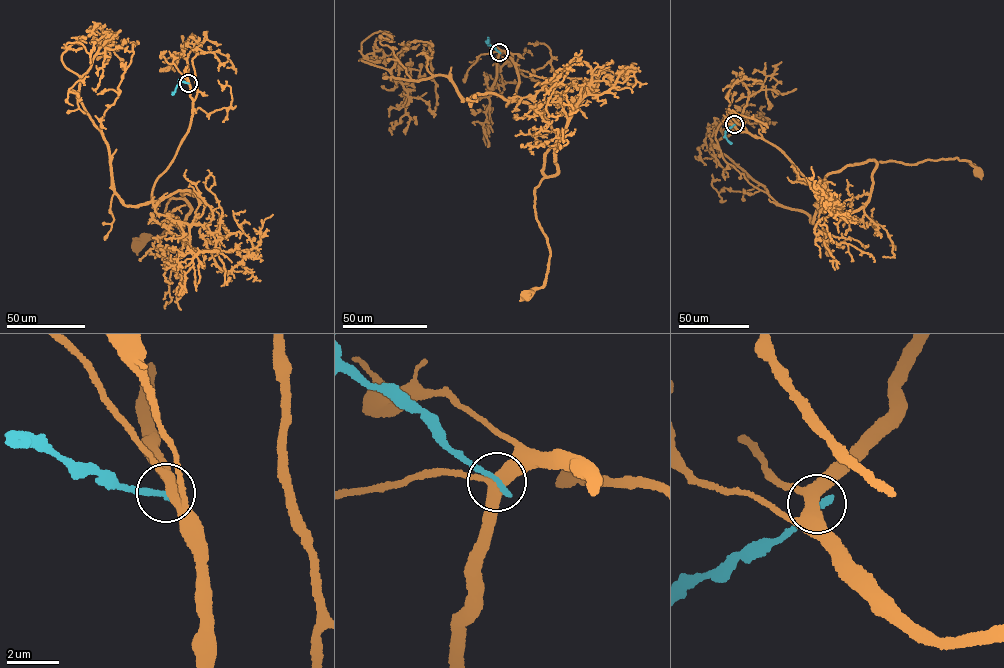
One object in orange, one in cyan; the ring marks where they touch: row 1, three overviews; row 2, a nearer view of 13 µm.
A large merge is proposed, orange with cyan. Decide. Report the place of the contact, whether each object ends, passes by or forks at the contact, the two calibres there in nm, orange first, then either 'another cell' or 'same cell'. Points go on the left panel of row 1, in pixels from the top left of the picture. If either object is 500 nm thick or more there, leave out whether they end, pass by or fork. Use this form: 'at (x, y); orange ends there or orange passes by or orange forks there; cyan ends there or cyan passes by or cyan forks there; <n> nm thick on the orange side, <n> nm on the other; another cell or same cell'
at (188, 83); orange forks there; cyan ends there; 400 nm thick on the orange side, 240 nm on the other; another cell

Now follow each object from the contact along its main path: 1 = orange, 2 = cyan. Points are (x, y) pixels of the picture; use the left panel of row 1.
1: (188, 83), (187, 134), (152, 199), (198, 196), (171, 198), (169, 229), (138, 245)
2: (188, 83), (179, 80), (172, 95)

